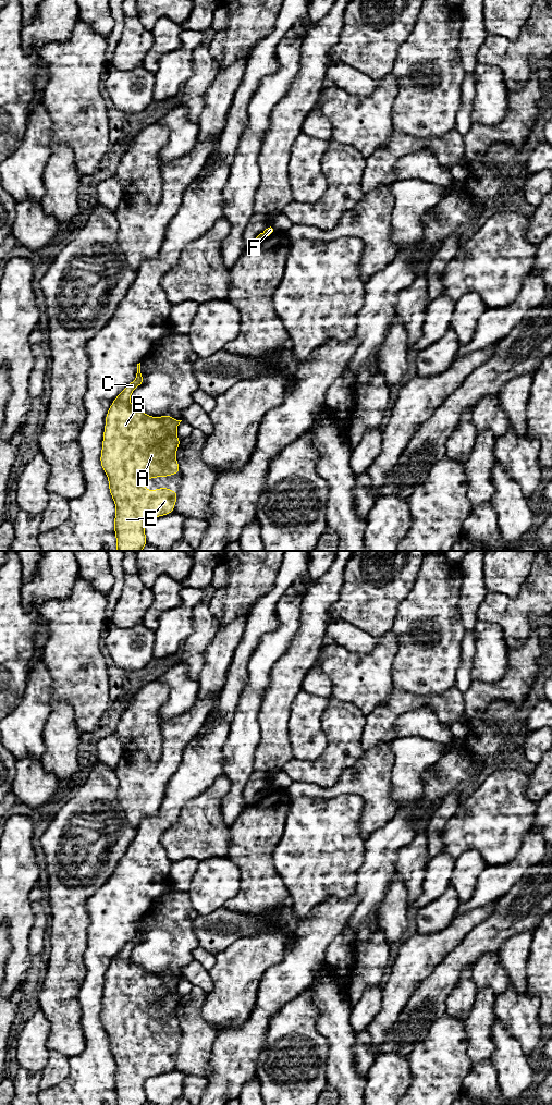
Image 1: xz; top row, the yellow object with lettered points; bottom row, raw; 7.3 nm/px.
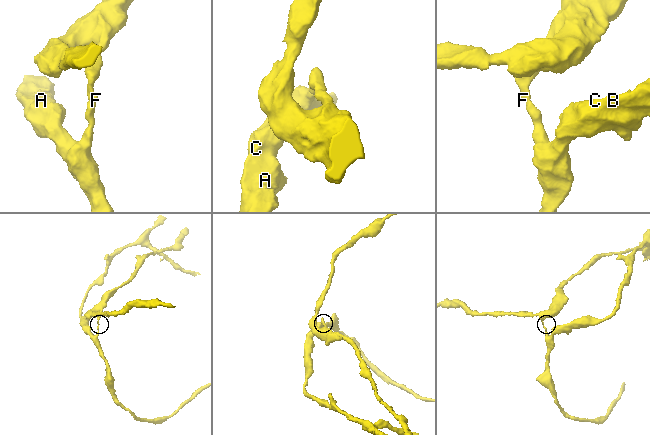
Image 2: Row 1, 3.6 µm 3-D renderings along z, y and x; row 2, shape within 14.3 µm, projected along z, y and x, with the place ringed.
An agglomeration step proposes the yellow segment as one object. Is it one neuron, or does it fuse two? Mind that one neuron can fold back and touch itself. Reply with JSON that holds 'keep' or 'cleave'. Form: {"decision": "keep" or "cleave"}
{"decision": "cleave"}

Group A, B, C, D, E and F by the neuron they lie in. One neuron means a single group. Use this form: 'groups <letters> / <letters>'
groups A B C D E / F

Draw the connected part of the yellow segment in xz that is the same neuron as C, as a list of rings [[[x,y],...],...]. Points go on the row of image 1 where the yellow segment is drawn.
[[[139,363],[135,380],[115,397],[106,415],[100,463],[108,476],[110,494],[116,507],[114,517],[116,551],[142,551],[147,544],[145,524],[155,517],[174,513],[174,504],[177,501],[176,491],[168,490],[164,486],[158,490],[144,489],[145,479],[163,478],[180,472],[174,455],[181,442],[176,429],[182,420],[170,415],[156,418],[133,406],[130,396],[142,382]]]

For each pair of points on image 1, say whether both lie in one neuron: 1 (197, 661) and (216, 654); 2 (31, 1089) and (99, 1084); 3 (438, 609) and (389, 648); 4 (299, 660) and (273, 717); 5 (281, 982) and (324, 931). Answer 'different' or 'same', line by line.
1: different
2: different
3: different
4: same
5: same

